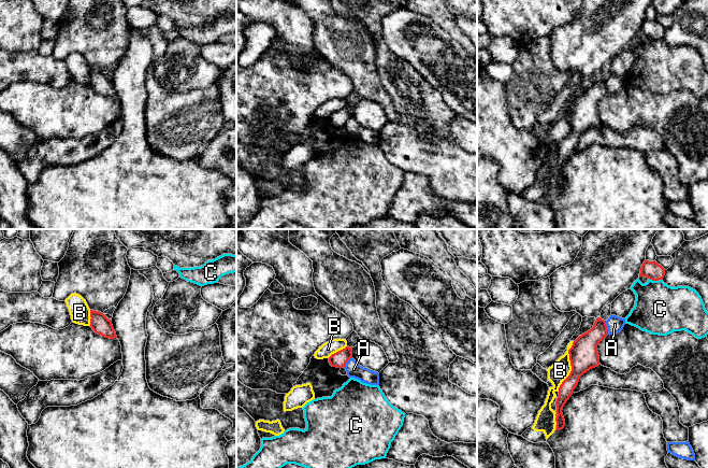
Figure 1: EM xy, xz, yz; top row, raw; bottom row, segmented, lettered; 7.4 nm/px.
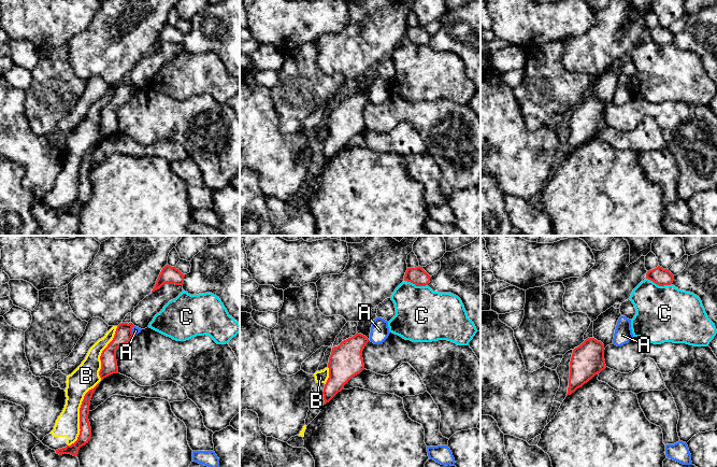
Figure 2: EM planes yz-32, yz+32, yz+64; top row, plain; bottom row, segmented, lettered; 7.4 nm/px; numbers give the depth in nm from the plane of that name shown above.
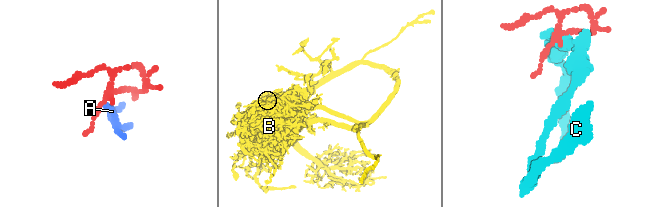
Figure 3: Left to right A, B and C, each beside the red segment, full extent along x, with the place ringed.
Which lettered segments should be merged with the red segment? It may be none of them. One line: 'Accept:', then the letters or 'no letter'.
Accept: no letter

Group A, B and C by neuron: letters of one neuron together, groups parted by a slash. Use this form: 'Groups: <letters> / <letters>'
Groups: A B / C

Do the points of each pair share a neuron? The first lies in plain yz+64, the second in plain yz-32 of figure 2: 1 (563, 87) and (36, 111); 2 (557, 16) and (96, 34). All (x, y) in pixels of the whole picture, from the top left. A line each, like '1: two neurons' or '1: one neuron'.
1: one neuron
2: two neurons

